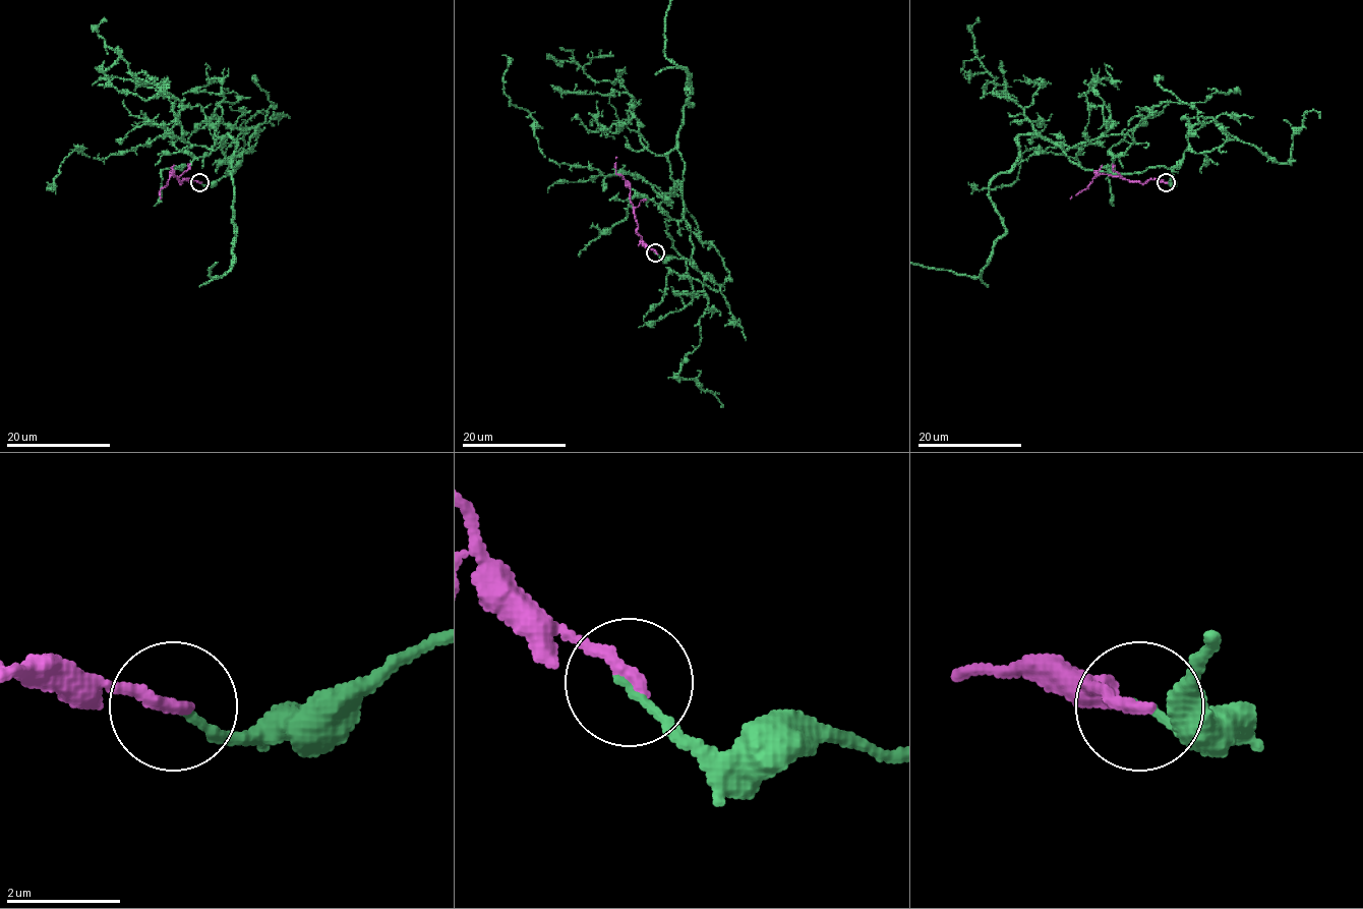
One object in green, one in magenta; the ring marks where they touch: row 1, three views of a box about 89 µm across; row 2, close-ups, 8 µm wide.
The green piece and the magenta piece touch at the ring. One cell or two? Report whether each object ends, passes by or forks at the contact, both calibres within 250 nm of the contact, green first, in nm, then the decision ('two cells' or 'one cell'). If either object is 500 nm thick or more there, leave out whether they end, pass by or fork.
green ends | magenta ends | 130/240 nm | two cells

